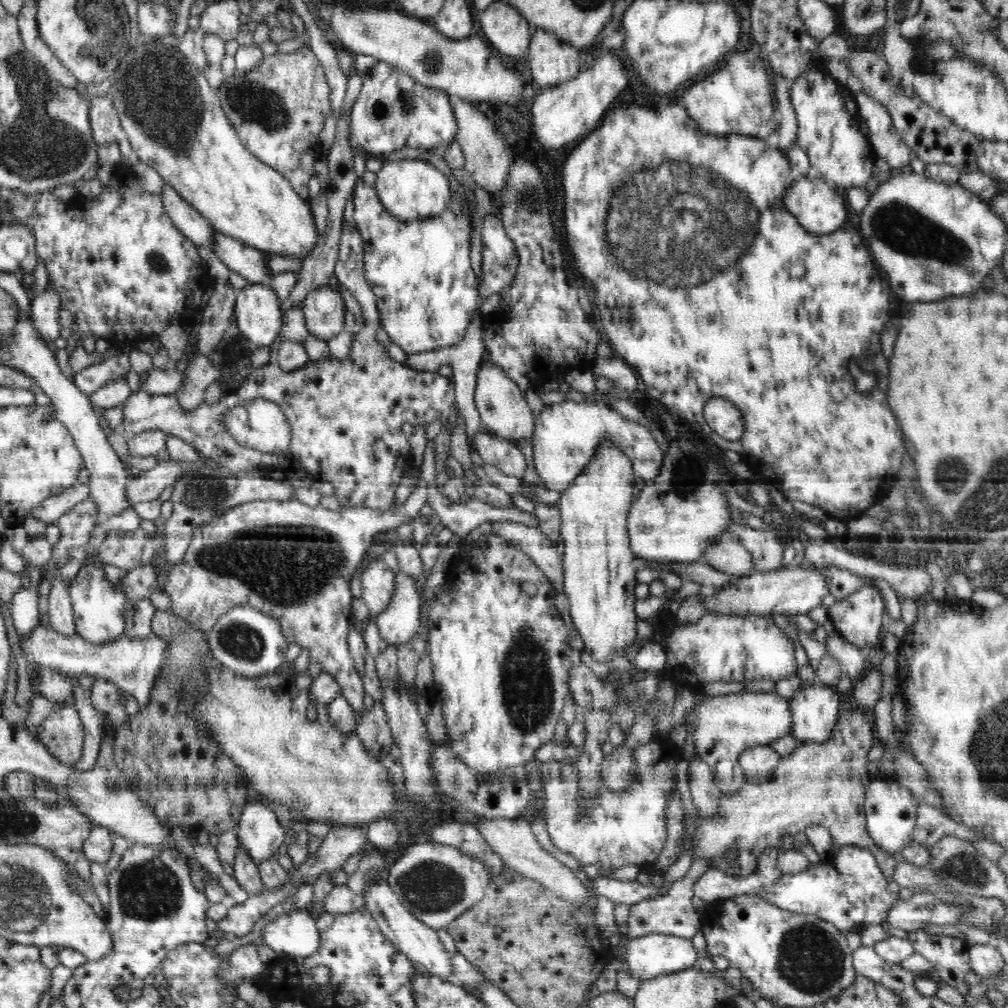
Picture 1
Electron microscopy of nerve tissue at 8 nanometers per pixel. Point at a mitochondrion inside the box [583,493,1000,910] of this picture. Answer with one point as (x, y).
(964, 868)

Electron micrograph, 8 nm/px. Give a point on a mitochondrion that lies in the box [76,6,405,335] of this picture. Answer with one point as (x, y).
(158, 90)

